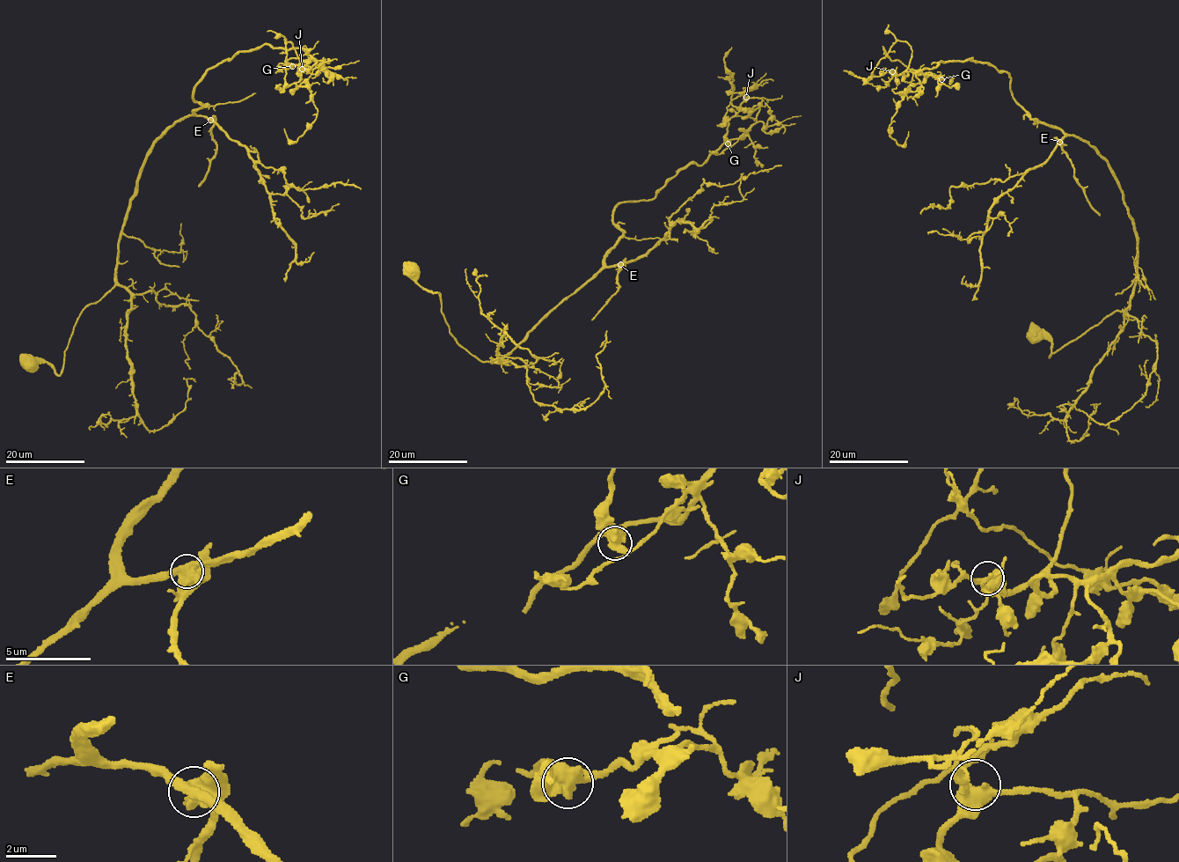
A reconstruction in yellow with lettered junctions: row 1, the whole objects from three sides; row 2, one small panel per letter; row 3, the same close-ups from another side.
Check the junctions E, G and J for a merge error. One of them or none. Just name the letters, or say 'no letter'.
E

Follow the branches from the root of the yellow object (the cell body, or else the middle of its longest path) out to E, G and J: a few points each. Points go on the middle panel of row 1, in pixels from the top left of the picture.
E: (408, 269), (419, 284), (438, 292), (442, 314), (456, 342), (481, 361), (494, 362), (599, 272), (620, 264)
G: (408, 269), (456, 342), (494, 362), (601, 268), (619, 202), (751, 126), (728, 143)
J: (408, 269), (456, 342), (494, 362), (601, 268), (619, 202), (744, 136), (746, 97)

